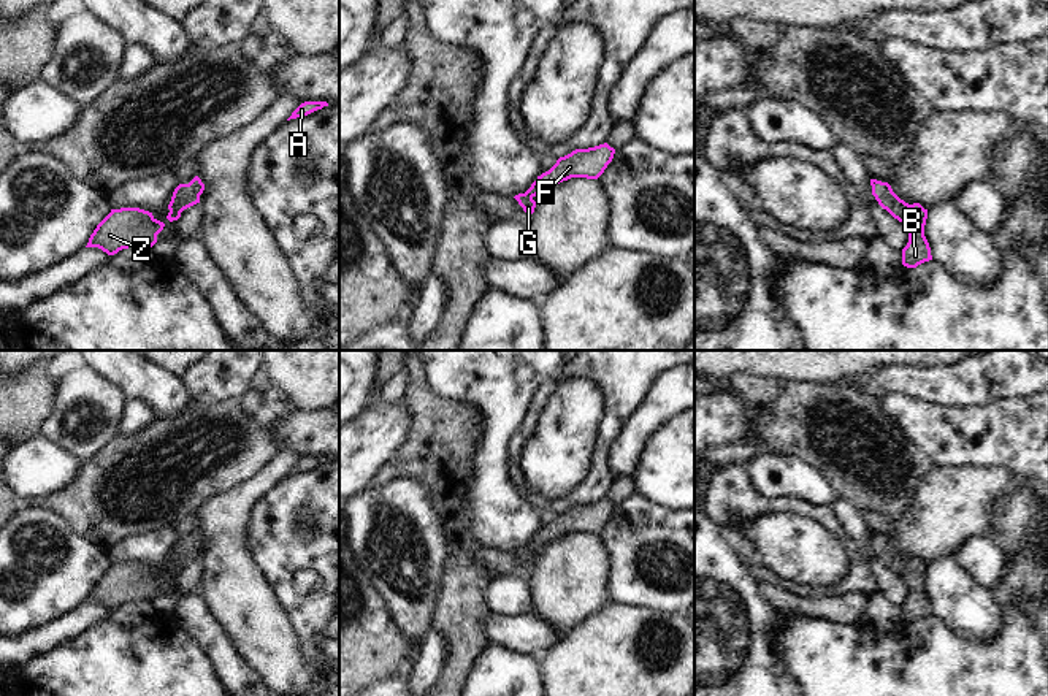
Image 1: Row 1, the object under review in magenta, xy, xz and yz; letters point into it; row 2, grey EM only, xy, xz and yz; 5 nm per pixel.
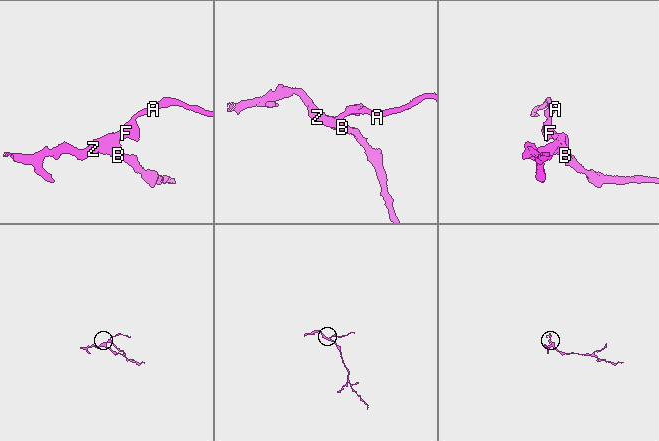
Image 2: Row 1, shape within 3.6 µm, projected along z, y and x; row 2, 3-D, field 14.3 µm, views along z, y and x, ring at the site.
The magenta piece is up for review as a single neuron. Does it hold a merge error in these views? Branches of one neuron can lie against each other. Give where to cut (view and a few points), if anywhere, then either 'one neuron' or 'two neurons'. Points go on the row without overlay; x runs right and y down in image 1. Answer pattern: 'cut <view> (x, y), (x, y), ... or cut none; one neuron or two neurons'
cut none; one neuron

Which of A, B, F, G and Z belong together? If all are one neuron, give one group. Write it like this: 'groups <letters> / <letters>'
groups A B F G Z

